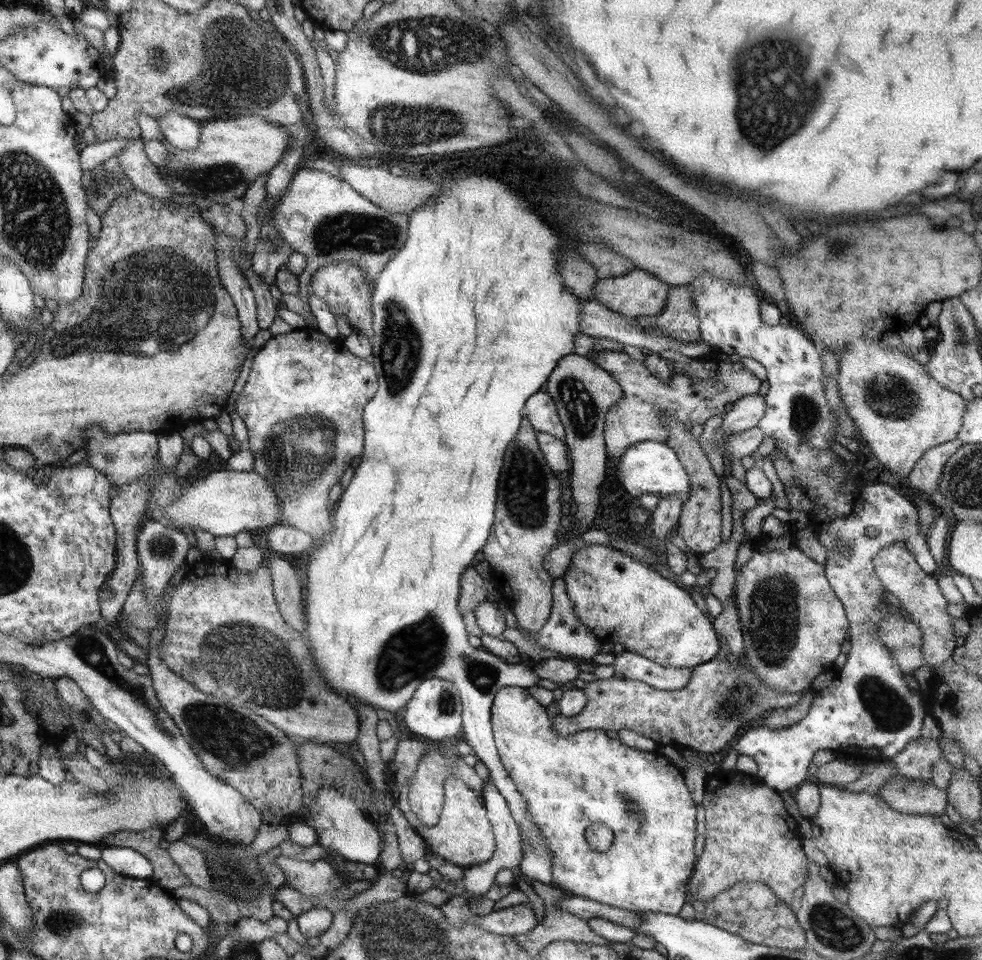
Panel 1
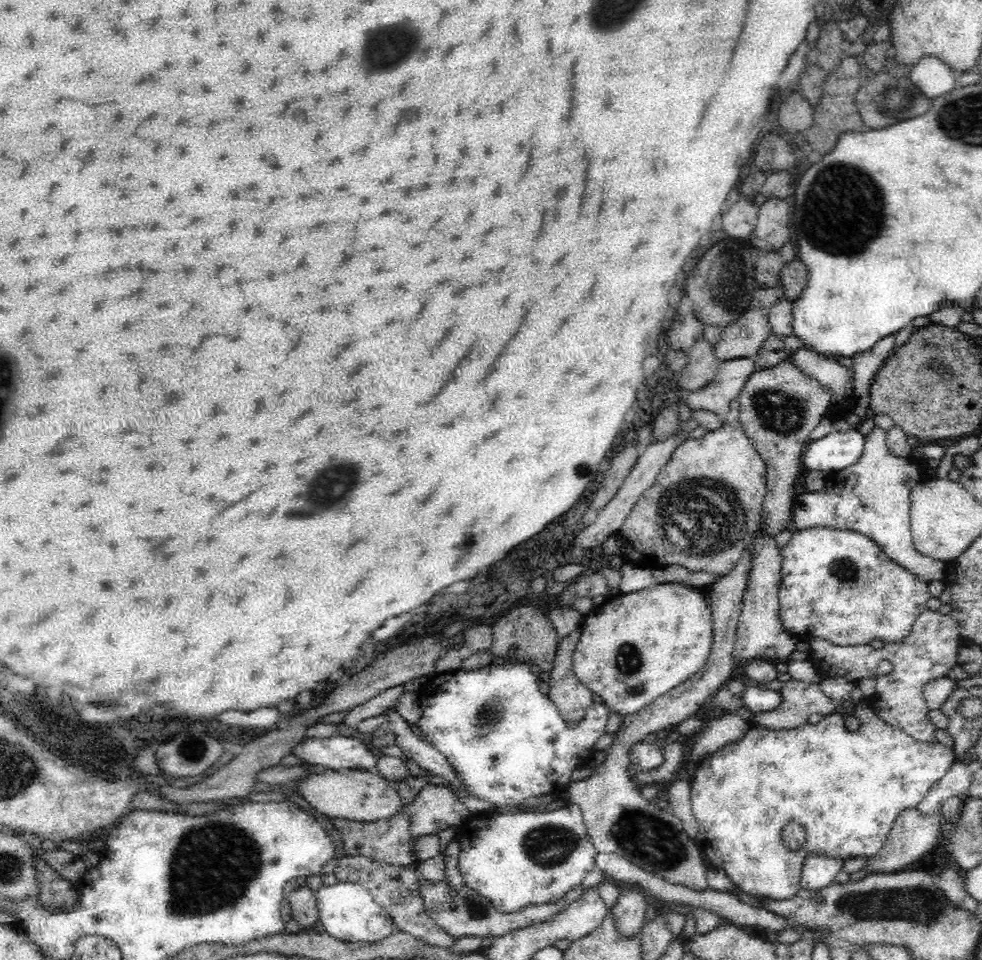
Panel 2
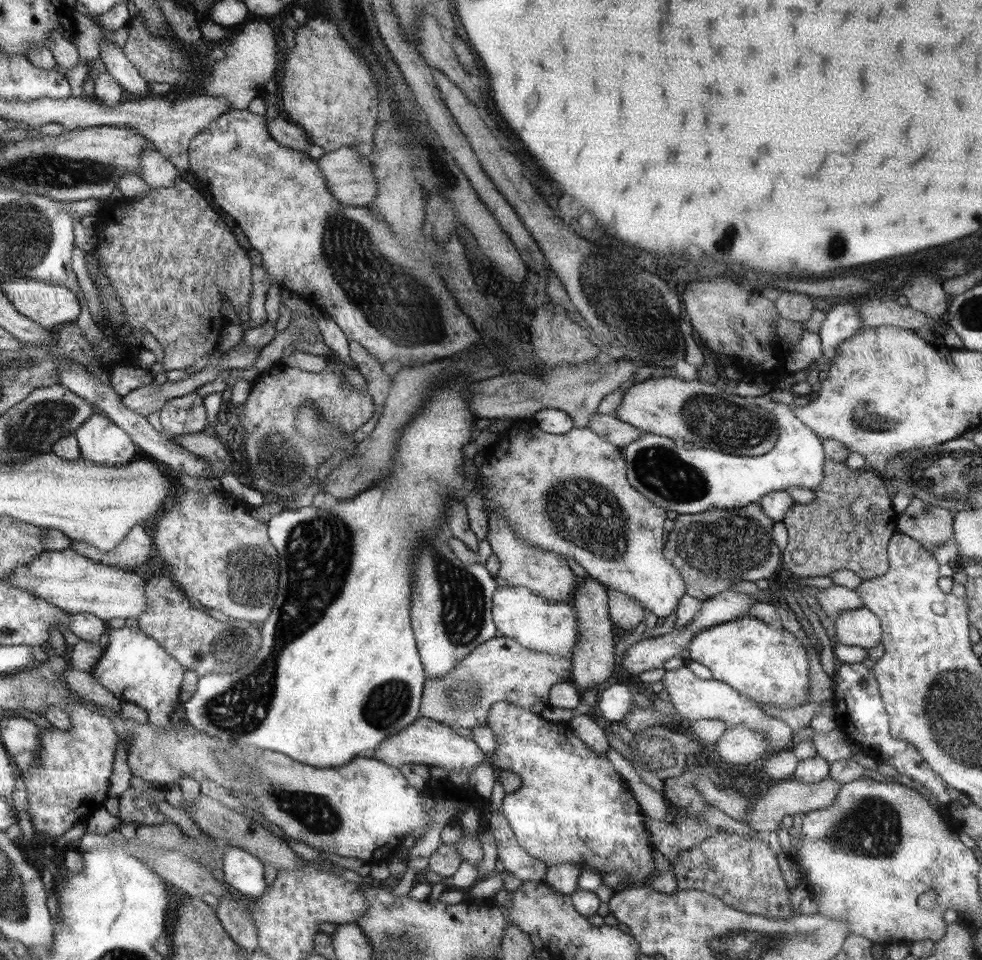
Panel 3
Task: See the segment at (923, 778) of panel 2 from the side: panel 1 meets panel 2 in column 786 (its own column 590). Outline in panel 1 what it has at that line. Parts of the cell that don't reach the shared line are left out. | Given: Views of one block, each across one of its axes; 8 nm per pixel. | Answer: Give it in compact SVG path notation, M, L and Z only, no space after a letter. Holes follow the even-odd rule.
M503 688L495 694L493 698L493 706L491 706L491 728L495 734L495 744L499 750L499 758L505 766L505 774L507 778L517 786L517 792L521 792L521 796L527 800L527 810L529 816L533 818L533 822L539 828L539 834L545 836L549 852L553 856L551 860L551 882L555 886L561 888L561 892L571 894L571 896L583 896L601 904L609 904L615 908L623 908L629 912L663 912L663 914L671 914L677 916L679 910L685 904L685 884L691 878L693 866L695 866L695 852L693 852L693 838L695 838L695 806L687 788L685 788L685 776L683 770L679 770L677 766L671 764L669 758L665 758L659 750L657 752L641 752L635 748L625 746L621 740L611 738L609 732L605 730L585 730L585 732L577 732L577 734L569 734L569 736L557 736L555 730L551 728L551 720L545 714L545 708L541 704L537 704L537 700L525 690L525 688ZM593 822L597 824L605 824L611 832L613 832L613 844L607 852L593 852L589 850L587 842L585 842L585 828L591 826Z

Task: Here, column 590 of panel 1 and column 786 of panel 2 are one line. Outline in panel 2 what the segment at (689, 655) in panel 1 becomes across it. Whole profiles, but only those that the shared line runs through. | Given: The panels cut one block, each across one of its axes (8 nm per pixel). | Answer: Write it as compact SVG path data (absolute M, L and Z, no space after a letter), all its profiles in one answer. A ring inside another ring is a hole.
M810 528L806 532L800 530L782 548L782 582L780 582L780 594L778 594L778 598L780 598L780 620L784 624L784 630L800 642L810 642L810 640L818 638L818 640L828 640L830 644L844 646L844 648L846 646L870 646L872 640L880 640L884 644L896 644L896 642L902 642L910 636L916 618L928 608L926 602L932 600L932 592L928 590L928 586L930 586L928 582L916 580L906 568L900 568L898 564L888 560L886 552L880 546L876 546L866 536L860 536L858 532L834 532L834 530L828 530L828 528Z

